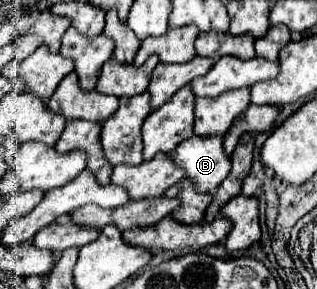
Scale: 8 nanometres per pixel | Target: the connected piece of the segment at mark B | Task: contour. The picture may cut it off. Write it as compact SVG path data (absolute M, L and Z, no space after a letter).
M188 138L178 144L172 162L184 170L196 192L212 194L230 172L230 158L222 150L222 138Z

